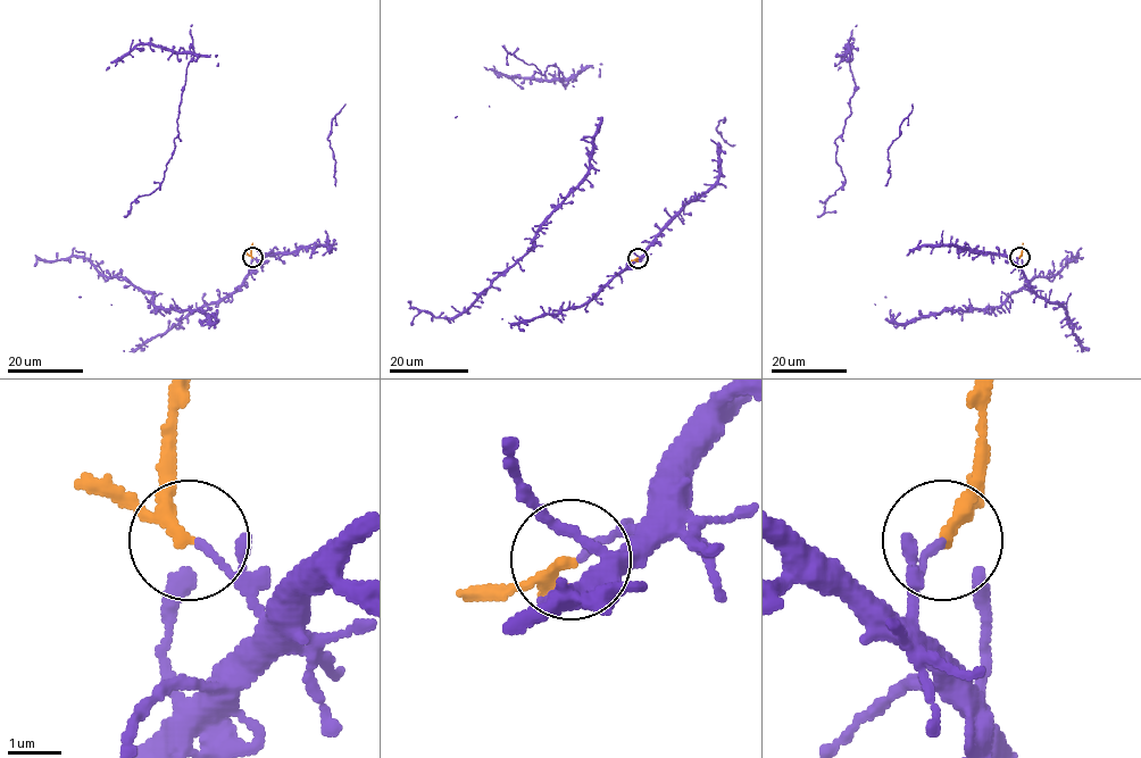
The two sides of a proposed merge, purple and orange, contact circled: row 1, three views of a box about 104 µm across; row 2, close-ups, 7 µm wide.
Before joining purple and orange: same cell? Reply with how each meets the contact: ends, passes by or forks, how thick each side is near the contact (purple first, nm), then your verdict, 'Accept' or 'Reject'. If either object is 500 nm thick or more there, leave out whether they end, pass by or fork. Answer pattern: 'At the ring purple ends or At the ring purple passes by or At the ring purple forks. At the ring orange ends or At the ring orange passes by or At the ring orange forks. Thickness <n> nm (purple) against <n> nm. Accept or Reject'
At the ring purple passes by. At the ring orange passes by. Thickness 100 nm (purple) against 190 nm. Reject

